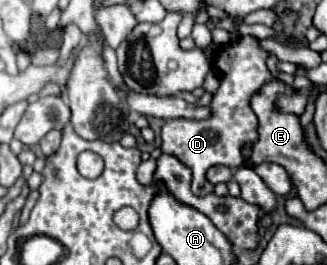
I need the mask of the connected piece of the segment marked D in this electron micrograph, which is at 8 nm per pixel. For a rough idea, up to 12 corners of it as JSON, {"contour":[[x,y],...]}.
{"contour":[[241,35],[211,55],[219,89],[207,119],[169,119],[161,151],[213,193],[213,165],[241,167],[255,143],[249,101],[275,77]]}

